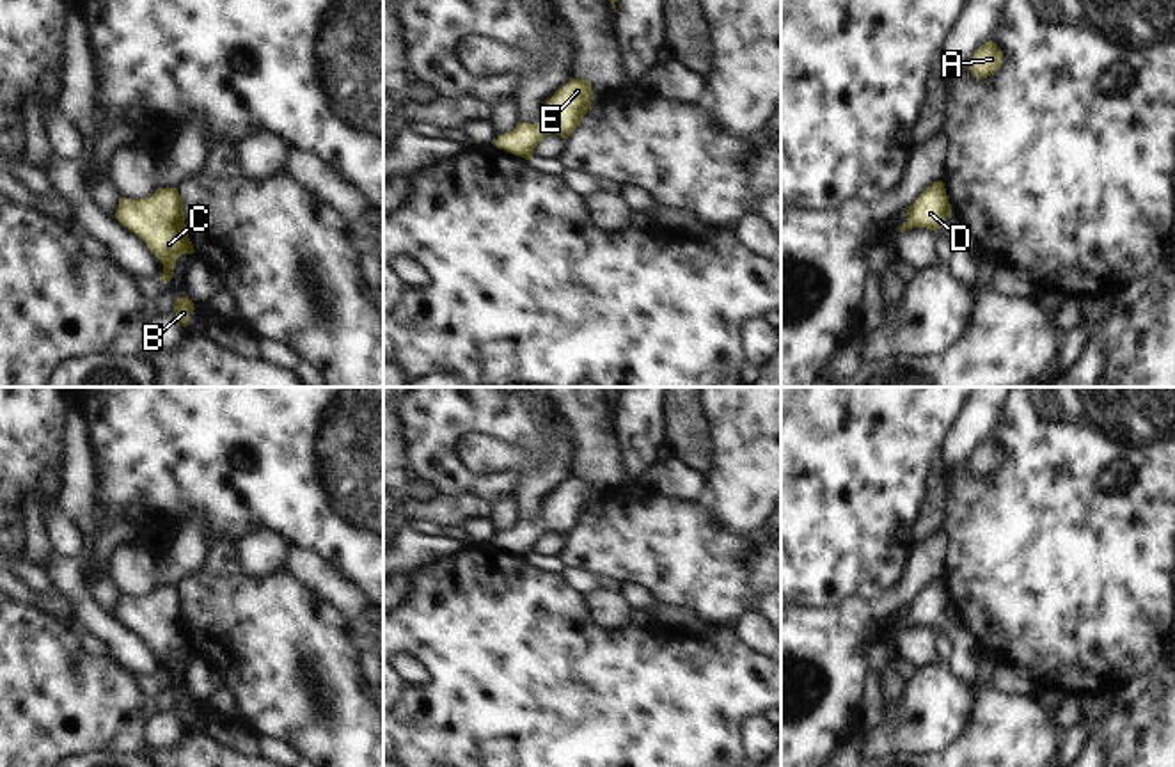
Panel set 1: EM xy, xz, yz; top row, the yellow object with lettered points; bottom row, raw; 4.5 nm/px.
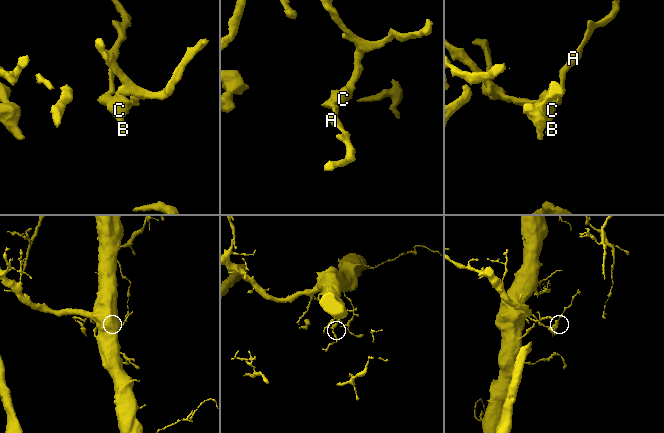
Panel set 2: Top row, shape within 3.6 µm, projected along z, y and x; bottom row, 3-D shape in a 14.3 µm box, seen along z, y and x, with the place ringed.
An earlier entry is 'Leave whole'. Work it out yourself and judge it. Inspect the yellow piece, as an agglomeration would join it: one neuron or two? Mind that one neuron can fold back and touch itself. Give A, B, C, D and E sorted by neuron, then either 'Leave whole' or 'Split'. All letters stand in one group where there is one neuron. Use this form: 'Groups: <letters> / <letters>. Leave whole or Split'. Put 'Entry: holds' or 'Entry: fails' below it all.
Groups: A B C D E. Leave whole
Entry: holds

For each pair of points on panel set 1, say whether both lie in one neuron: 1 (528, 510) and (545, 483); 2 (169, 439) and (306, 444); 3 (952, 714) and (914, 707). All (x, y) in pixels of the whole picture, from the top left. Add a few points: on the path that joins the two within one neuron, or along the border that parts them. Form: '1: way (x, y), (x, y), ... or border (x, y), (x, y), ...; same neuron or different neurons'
1: way (531, 503), (538, 490); same neuron
2: way (203, 439), (272, 439); same neuron
3: way (943, 707), (923, 707); same neuron

